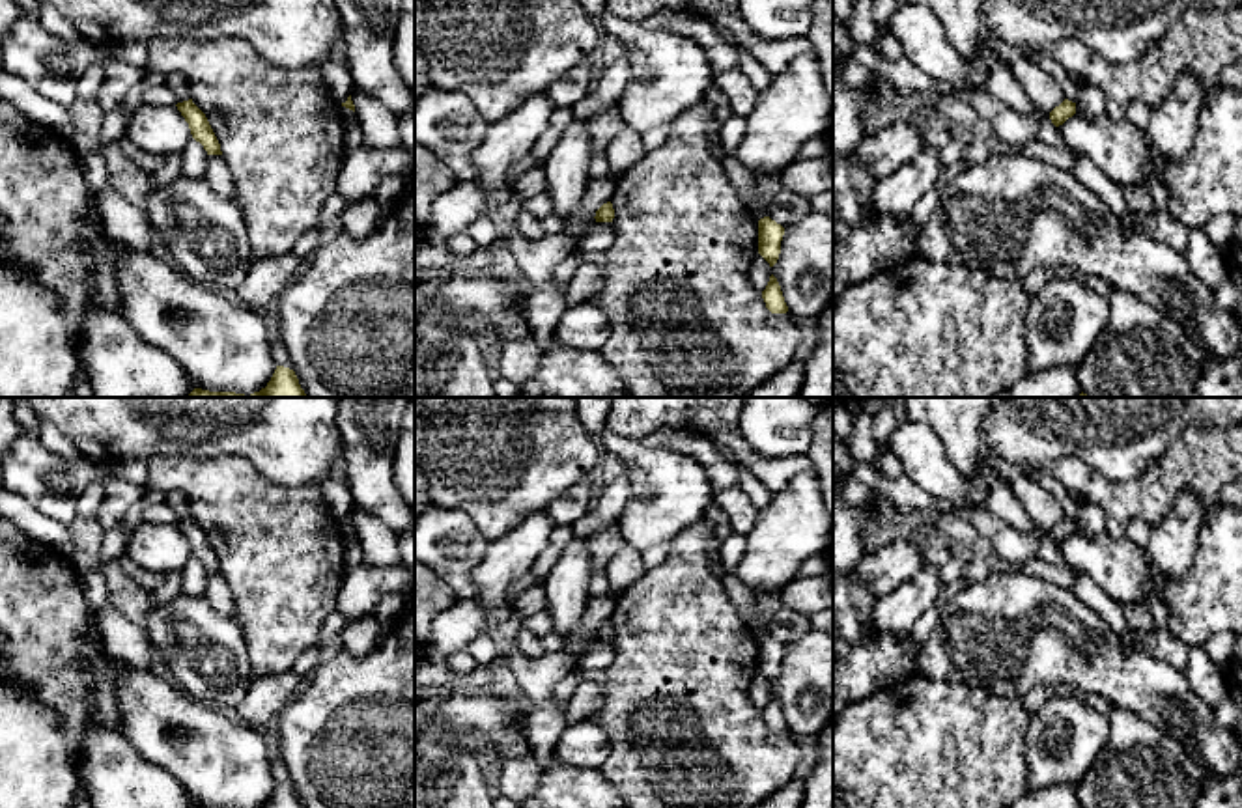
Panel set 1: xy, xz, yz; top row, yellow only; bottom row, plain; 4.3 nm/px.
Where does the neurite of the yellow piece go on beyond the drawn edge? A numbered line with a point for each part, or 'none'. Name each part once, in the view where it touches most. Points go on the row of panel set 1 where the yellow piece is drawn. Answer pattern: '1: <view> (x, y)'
none

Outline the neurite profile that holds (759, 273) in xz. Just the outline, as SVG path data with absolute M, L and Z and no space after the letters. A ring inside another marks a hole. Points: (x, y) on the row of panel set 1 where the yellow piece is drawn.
M756 252L749 269L749 280L758 289L764 291L771 276L769 263Z

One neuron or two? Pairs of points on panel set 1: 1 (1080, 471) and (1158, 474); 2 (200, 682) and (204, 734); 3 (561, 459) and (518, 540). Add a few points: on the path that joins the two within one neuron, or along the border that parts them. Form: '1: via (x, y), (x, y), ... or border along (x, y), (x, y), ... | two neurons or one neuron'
1: via (1099, 489), (1140, 491) | one neuron
2: border along (172, 683), (185, 695), (213, 708) | two neurons
3: border along (544, 508), (527, 514), (493, 540) | two neurons

